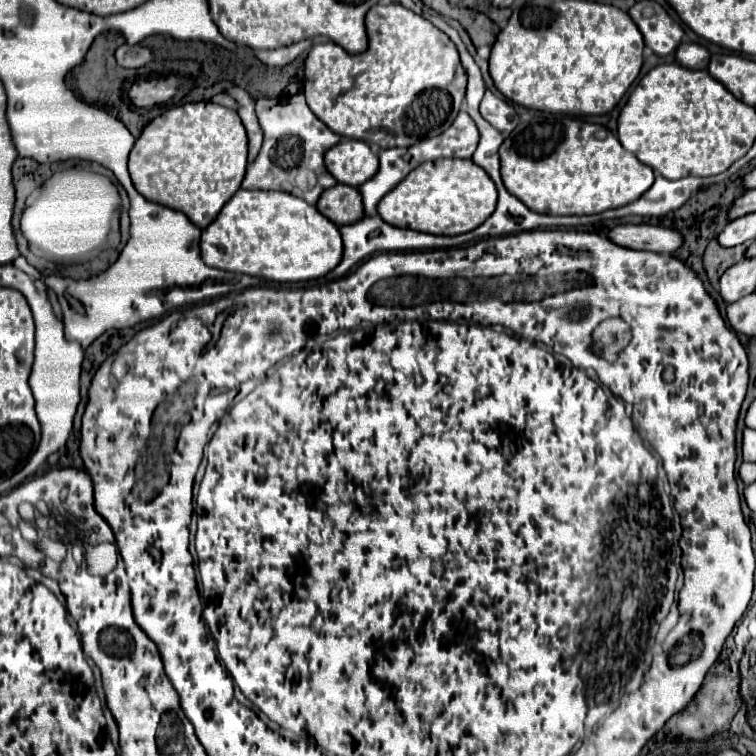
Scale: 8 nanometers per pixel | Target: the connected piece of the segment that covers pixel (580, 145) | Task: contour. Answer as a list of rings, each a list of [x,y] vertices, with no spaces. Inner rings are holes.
[[[516,106],[516,110],[520,122],[500,146],[500,174],[506,190],[518,196],[528,208],[552,216],[600,214],[604,210],[634,202],[654,184],[654,172],[634,154],[626,152],[620,140],[608,128],[562,114],[526,110],[522,106]]]

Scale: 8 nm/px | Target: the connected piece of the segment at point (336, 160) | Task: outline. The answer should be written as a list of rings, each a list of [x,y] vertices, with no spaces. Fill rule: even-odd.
[[[344,140],[324,154],[328,172],[340,182],[358,188],[378,172],[378,158],[362,140]]]

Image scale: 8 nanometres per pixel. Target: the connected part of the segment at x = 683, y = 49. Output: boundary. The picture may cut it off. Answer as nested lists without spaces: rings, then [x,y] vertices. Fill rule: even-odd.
[[[682,42],[676,48],[676,62],[690,70],[706,70],[706,64],[710,62],[710,52],[694,42]]]

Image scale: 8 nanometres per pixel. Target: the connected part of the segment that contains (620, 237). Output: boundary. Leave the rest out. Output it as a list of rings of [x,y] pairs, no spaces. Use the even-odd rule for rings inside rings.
[[[648,224],[616,226],[606,236],[610,242],[614,240],[616,246],[632,248],[632,250],[650,250],[660,254],[670,254],[682,244],[682,236],[678,232],[660,226],[648,226]]]

